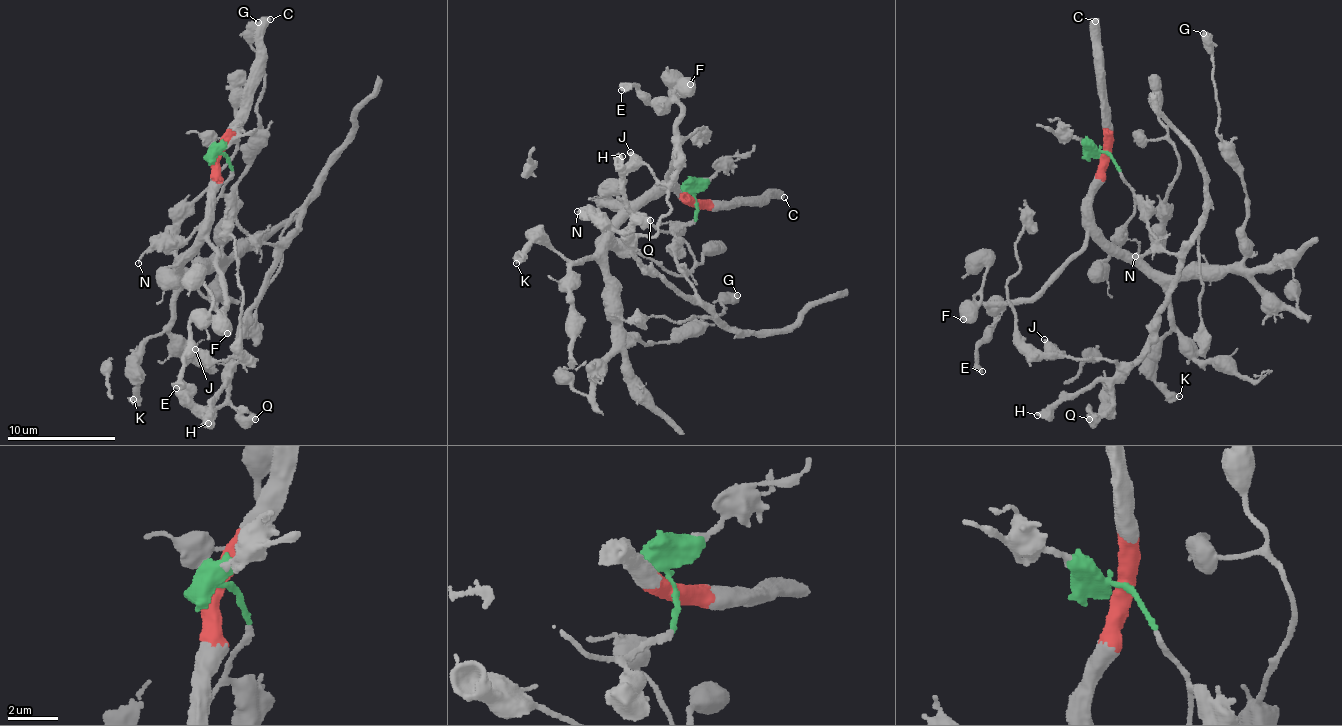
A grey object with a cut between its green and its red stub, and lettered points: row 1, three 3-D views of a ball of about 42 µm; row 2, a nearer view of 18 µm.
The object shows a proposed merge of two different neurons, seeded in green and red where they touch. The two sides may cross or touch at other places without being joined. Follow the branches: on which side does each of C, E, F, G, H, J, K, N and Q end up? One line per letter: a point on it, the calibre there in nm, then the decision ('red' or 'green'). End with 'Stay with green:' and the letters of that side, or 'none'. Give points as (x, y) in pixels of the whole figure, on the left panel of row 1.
C: at (270, 19); 500 nm thick; red
E: at (176, 388); 420 nm thick; red
F: at (227, 333); 800 nm thick; red
G: at (258, 22); 500 nm thick; red
H: at (208, 423); 500 nm thick; green
J: at (195, 349); 400 nm thick; green
K: at (133, 399); 460 nm thick; red
N: at (138, 263); 120 nm thick; green
Q: at (255, 419); 600 nm thick; green
Stay with green: H, J, N, Q

